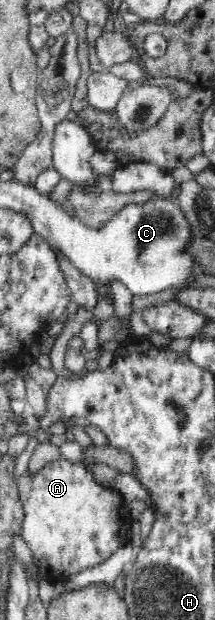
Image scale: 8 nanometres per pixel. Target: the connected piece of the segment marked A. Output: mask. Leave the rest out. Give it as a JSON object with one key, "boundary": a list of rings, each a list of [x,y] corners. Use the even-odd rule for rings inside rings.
{"boundary":[[[63,457],[48,462],[32,476],[31,490],[24,504],[21,536],[31,549],[34,562],[41,562],[53,570],[65,570],[65,574],[79,574],[89,566],[101,564],[128,541],[131,533],[131,513],[121,493],[113,486],[99,483],[95,468],[86,462],[73,463]]]}

